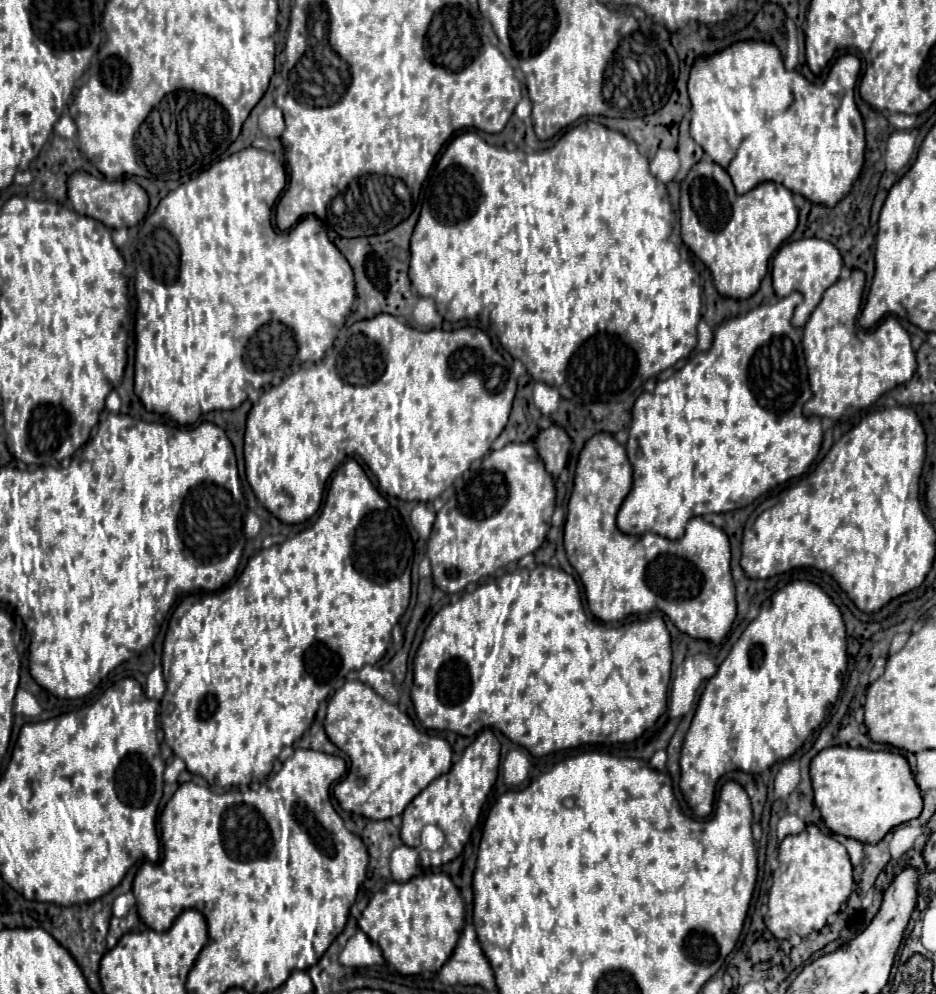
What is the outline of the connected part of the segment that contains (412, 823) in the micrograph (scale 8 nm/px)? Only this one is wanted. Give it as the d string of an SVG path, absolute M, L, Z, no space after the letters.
M484 730L478 734L478 738L464 750L462 758L452 766L452 770L440 778L436 778L428 788L424 788L404 810L402 814L402 842L406 846L420 848L420 832L426 824L434 824L444 830L446 834L446 844L438 852L430 852L426 848L420 848L419 862L420 865L429 869L439 867L443 864L452 862L458 858L478 824L482 806L486 802L486 796L490 794L496 778L498 778L498 764L500 764L500 742L492 734L492 730Z

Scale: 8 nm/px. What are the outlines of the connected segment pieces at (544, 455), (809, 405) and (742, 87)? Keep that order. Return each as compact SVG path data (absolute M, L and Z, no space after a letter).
M550 426L546 430L540 430L534 440L540 458L546 464L546 470L556 478L566 468L572 440L560 426Z
M852 270L848 280L832 284L808 324L804 326L804 356L814 398L804 404L804 416L830 418L846 422L860 410L872 406L888 390L912 380L916 372L916 354L908 332L898 319L886 316L870 334L856 326L856 288L864 284L864 272Z
M738 42L710 58L698 58L692 66L688 92L692 100L690 134L702 150L732 178L736 192L744 194L756 184L784 184L812 204L836 206L846 198L864 166L864 122L854 102L860 60L852 54L840 56L824 84L810 84L800 72L786 70L780 52L766 42Z

